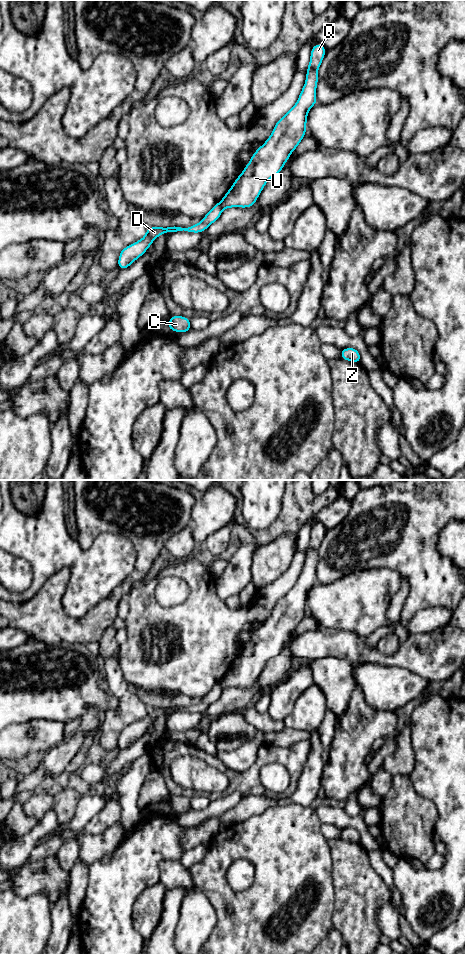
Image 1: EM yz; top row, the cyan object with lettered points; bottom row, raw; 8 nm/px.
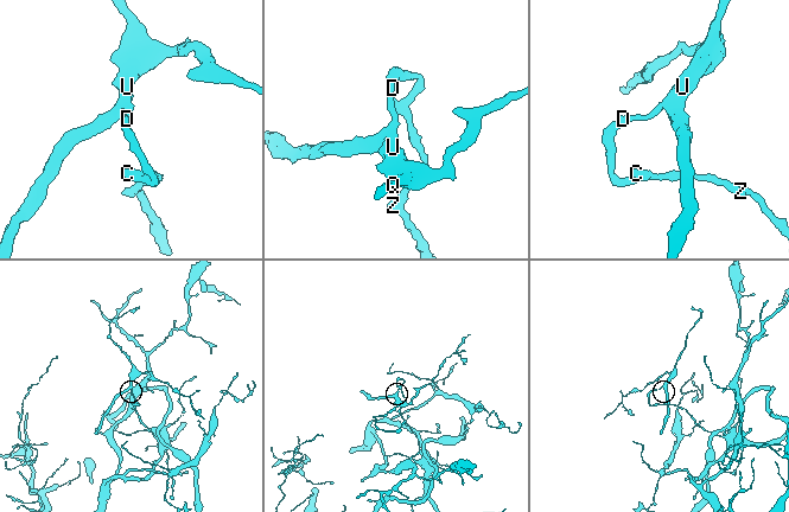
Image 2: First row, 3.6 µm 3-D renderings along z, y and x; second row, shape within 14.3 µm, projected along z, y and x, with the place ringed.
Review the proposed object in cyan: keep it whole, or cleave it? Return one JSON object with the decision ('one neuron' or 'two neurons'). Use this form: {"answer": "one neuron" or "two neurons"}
{"answer": "two neurons"}

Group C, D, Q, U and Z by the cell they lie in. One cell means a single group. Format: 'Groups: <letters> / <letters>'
Groups: C D Z / Q U

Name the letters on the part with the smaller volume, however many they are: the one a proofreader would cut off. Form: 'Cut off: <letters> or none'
Cut off: Q, U

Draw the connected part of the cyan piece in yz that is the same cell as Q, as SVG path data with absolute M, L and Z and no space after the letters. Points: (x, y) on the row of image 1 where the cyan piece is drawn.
M321 43L312 47L306 81L296 104L276 122L270 137L253 153L249 163L220 201L222 209L252 207L267 181L282 171L290 154L303 140L307 132L308 112L318 102L318 70L326 52Z

